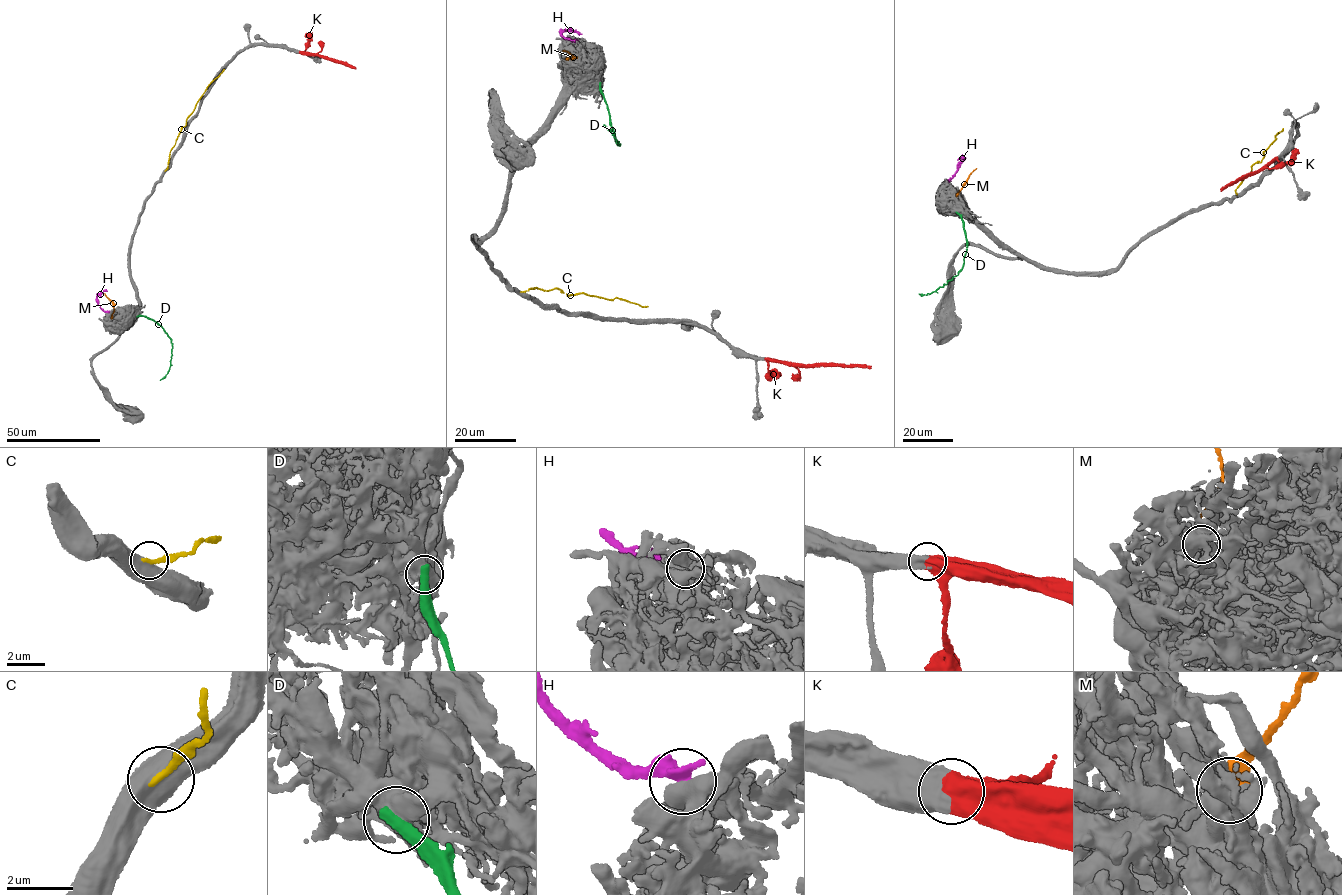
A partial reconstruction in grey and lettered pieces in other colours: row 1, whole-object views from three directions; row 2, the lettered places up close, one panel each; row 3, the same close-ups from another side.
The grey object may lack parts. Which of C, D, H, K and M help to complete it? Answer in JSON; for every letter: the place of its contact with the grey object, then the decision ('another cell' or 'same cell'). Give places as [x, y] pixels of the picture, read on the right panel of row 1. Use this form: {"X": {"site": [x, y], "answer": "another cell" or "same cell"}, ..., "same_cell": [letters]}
{"C": {"site": [1237, 194], "answer": "another cell"}, "D": {"site": [957, 212], "answer": "another cell"}, "H": {"site": [948, 181], "answer": "another cell"}, "K": {"site": [1276, 158], "answer": "same cell"}, "M": {"site": [957, 195], "answer": "another cell"}, "same_cell": ["K"]}

